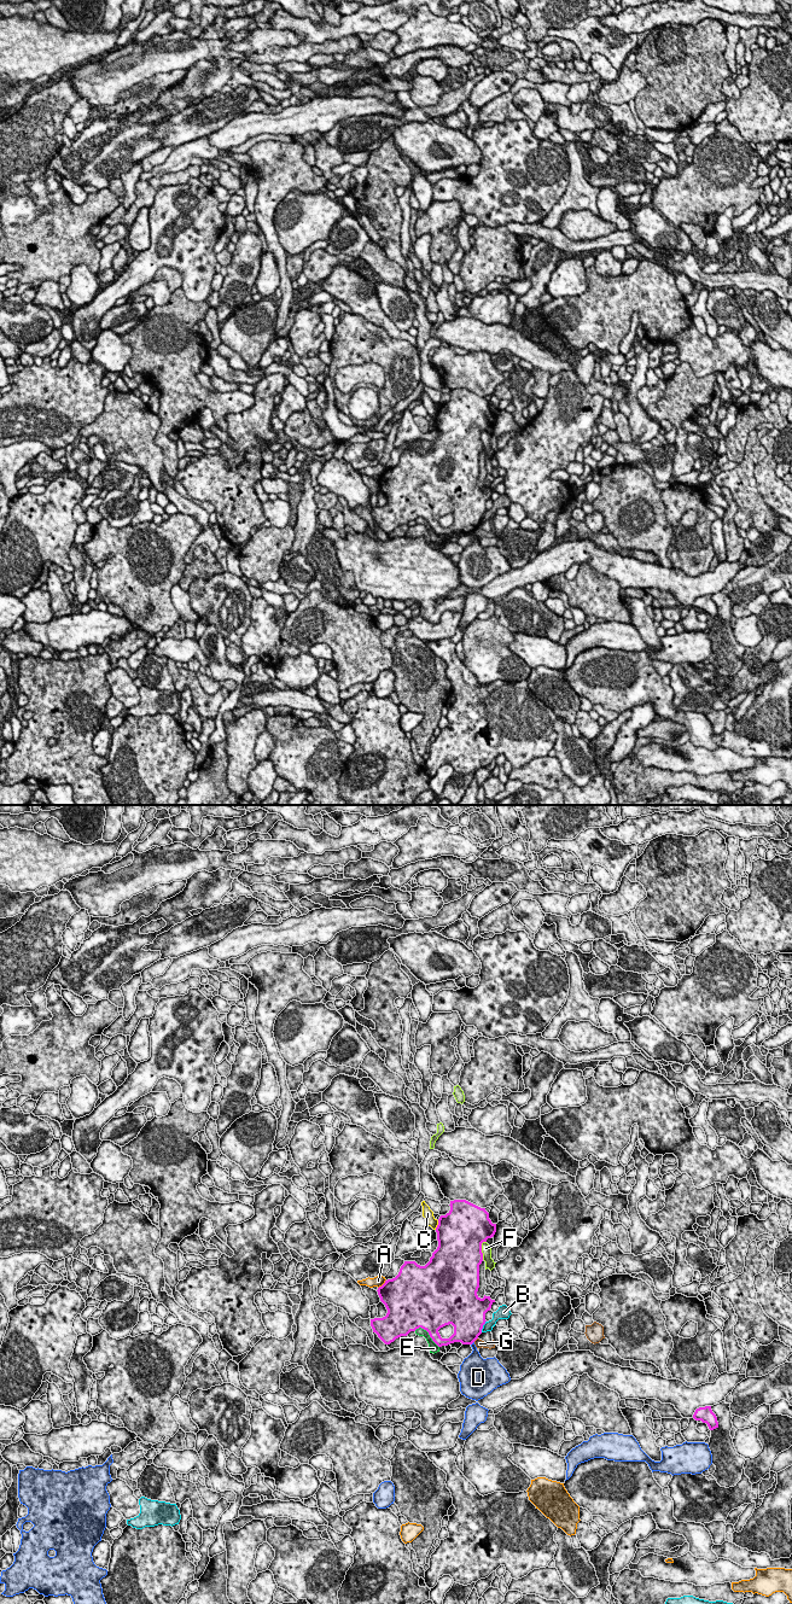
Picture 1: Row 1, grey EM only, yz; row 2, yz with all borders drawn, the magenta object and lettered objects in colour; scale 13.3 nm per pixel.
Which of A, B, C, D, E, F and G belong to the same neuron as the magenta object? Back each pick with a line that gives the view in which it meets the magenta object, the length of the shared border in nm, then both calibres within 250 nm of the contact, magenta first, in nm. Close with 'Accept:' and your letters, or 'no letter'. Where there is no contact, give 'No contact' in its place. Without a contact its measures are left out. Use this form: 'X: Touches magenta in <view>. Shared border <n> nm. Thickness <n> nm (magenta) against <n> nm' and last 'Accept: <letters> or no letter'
Accept: no letter

